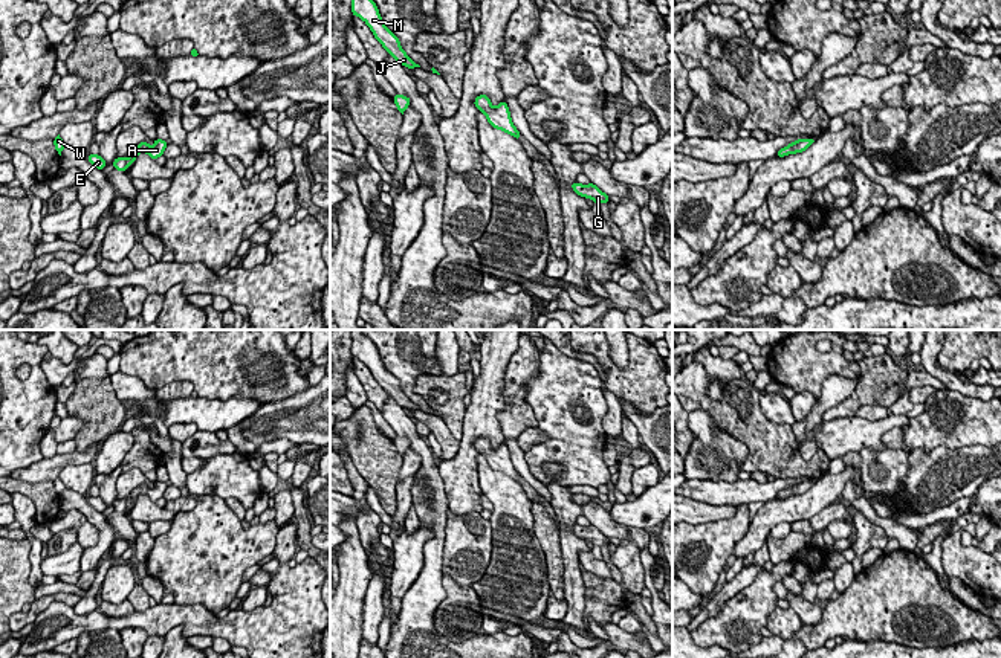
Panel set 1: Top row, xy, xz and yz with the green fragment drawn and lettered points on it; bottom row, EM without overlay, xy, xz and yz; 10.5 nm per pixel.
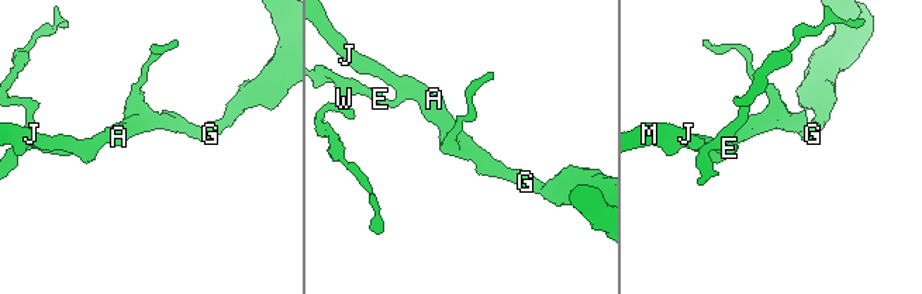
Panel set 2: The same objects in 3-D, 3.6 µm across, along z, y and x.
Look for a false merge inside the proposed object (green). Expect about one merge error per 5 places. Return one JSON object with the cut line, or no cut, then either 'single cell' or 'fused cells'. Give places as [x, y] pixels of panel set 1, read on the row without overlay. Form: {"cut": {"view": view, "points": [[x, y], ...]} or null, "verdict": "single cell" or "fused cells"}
{"cut": null, "verdict": "single cell"}

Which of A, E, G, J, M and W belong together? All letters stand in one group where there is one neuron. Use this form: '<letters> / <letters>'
A E G J M W

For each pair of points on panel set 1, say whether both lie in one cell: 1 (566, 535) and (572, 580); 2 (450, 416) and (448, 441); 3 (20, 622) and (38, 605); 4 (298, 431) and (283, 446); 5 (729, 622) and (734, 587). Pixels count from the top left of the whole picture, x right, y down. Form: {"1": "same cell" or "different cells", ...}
{"1": "same cell", "2": "different cells", "3": "same cell", "4": "different cells", "5": "different cells"}

